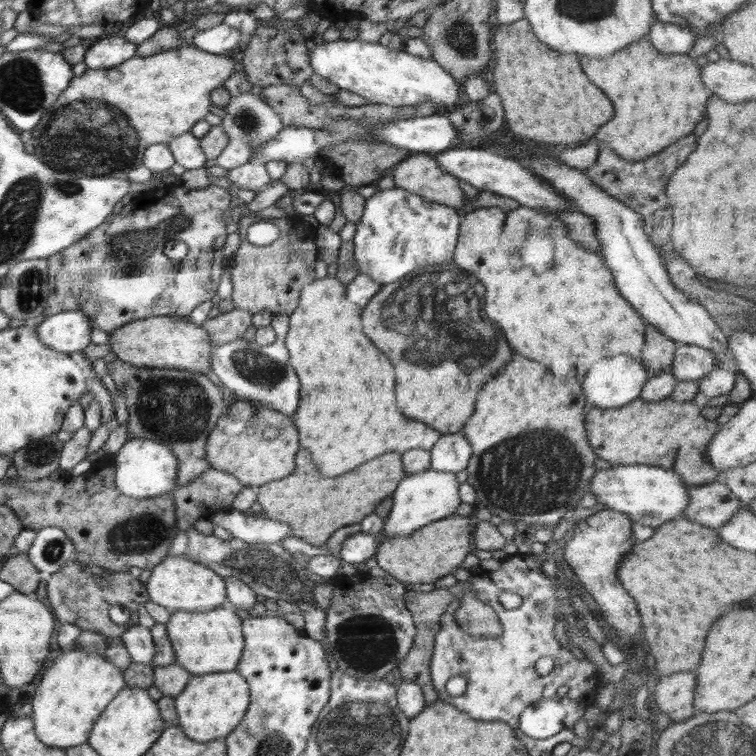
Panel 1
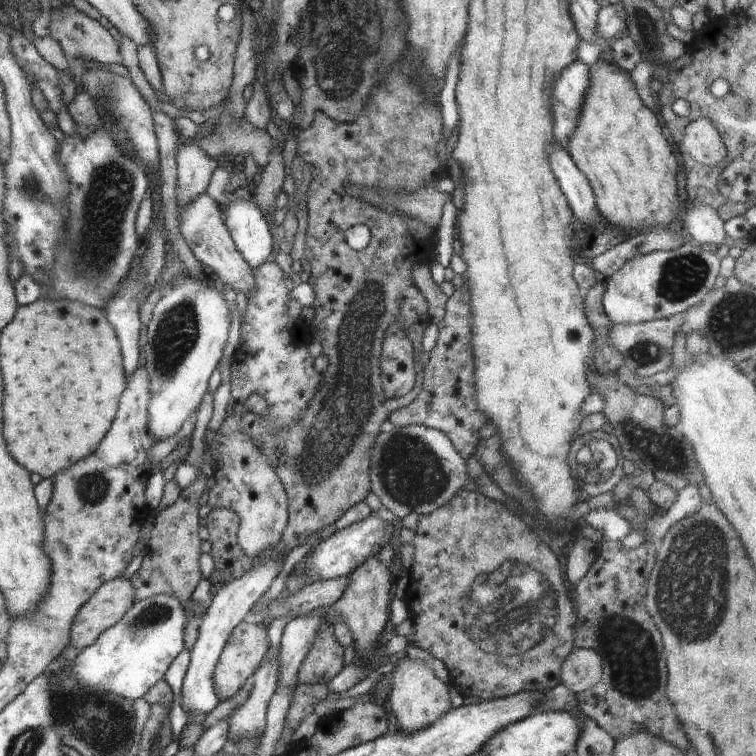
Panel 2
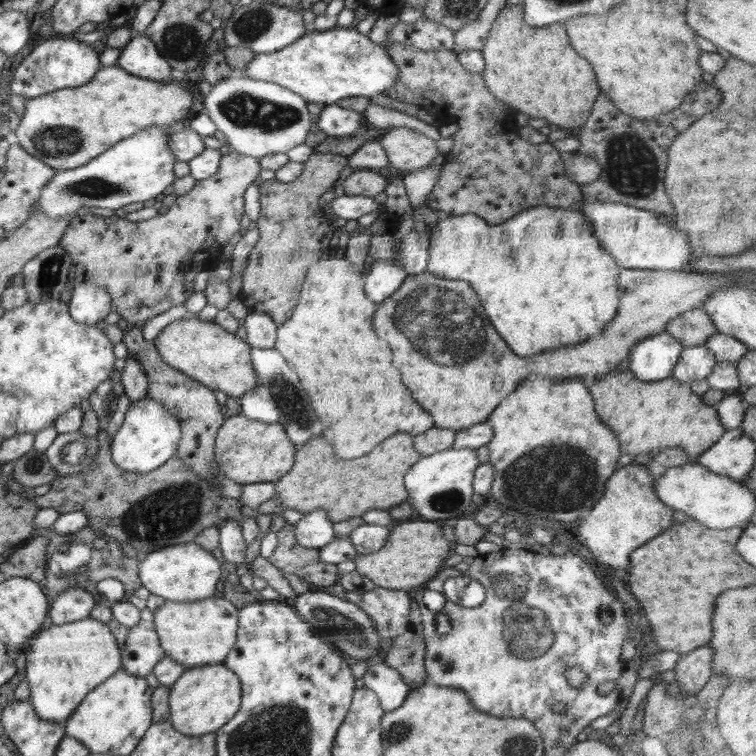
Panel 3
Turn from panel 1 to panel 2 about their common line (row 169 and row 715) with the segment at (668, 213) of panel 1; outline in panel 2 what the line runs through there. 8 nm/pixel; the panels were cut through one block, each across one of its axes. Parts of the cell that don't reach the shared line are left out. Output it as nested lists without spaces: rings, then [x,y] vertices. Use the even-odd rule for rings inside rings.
[[[618,543],[618,558],[614,556],[612,560],[602,558],[602,564],[592,564],[588,573],[580,579],[576,585],[576,628],[574,628],[574,647],[576,649],[592,649],[600,655],[602,664],[601,682],[592,686],[590,690],[576,693],[579,711],[584,713],[586,718],[592,718],[594,722],[614,742],[622,740],[623,736],[630,736],[638,730],[648,730],[650,734],[662,738],[664,742],[686,750],[688,748],[688,738],[684,732],[684,726],[680,724],[674,704],[666,694],[667,688],[667,668],[666,651],[663,647],[663,638],[658,628],[652,620],[652,616],[646,610],[646,576],[630,576],[630,562],[628,558],[622,556],[622,545]]]

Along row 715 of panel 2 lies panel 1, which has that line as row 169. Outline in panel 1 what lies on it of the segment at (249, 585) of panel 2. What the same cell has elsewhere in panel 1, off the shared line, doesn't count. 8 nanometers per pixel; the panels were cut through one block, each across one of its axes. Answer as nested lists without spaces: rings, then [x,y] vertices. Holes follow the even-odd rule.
[[[190,131],[175,137],[168,144],[174,160],[185,170],[206,166],[207,157],[202,151],[200,139],[193,136]]]

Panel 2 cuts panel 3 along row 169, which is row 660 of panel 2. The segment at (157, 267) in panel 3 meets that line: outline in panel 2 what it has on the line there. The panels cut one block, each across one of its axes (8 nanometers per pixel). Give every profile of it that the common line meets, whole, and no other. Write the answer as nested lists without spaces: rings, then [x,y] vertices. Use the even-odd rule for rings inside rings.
[[[244,620],[234,628],[216,662],[214,674],[212,674],[212,682],[214,682],[214,690],[216,690],[218,698],[228,700],[238,694],[238,691],[246,684],[246,680],[258,670],[262,659],[267,657],[269,650],[266,631],[266,626],[259,621],[252,620]]]

